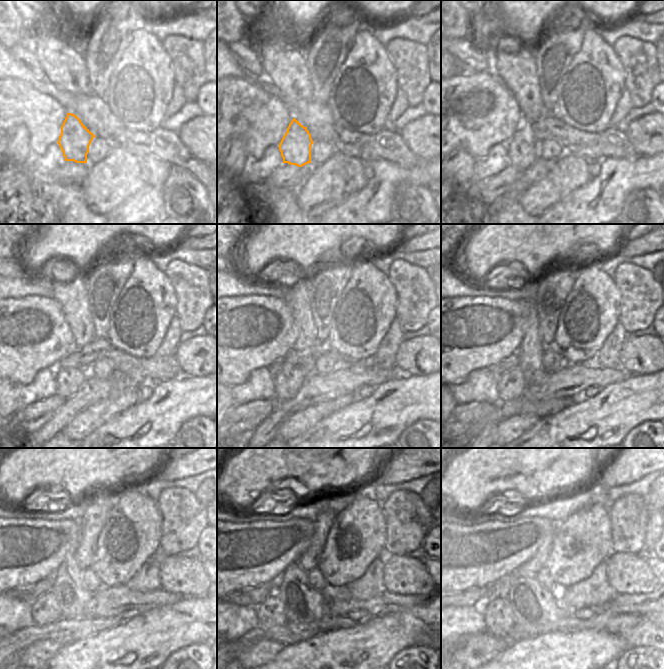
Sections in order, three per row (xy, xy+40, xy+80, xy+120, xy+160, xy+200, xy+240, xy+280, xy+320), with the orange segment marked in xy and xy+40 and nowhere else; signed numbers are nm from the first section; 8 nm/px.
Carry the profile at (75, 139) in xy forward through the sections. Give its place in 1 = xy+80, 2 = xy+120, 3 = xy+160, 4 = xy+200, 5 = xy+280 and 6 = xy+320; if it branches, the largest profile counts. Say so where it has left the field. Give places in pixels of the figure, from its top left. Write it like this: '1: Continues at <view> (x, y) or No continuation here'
1: Continues at xy+80 (523, 148)
2: Continues at xy+120 (69, 379)
3: Continues at xy+160 (288, 382)
4: Continues at xy+200 (511, 385)
5: Continues at xy+280 (271, 613)
6: Continues at xy+320 (498, 615)

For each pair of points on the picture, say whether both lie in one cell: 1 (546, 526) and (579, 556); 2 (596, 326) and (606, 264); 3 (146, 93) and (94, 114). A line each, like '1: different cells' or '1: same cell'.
1: different cells
2: different cells
3: different cells

